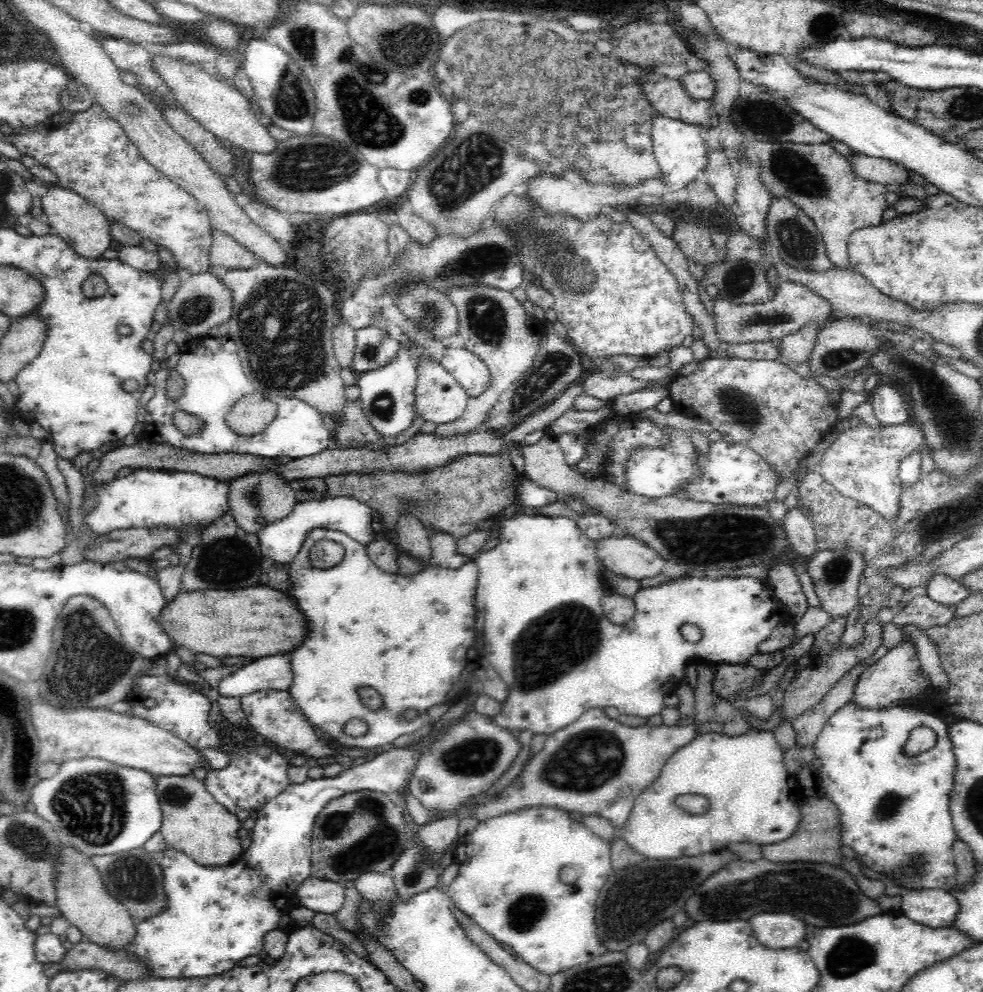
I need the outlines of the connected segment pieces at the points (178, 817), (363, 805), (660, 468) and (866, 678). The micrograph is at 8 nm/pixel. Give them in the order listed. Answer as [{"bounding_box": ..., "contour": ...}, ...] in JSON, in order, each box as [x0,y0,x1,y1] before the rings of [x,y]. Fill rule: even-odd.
[{"bounding_box":[156,776,243,867],"contour":[[[158,776],[156,795],[163,808],[160,832],[167,848],[176,849],[188,855],[200,866],[225,867],[240,858],[243,848],[240,845],[243,833],[236,813],[220,804],[208,792],[204,781],[192,776]]]},{"bounding_box":[311,789,413,884],"contour":[[[360,789],[329,800],[313,824],[311,876],[345,884],[368,872],[391,869],[404,850],[412,846],[413,836],[406,832],[402,813],[403,807],[393,796],[378,791]]]},{"bounding_box":[624,429,694,499],"contour":[[[678,429],[671,430],[672,445],[666,450],[640,450],[635,451],[635,458],[630,460],[627,468],[627,487],[624,491],[646,497],[657,499],[672,494],[672,489],[676,485],[684,484],[688,481],[690,474],[694,472],[692,463],[693,446],[690,438],[691,431]]]},{"bounding_box":[848,633,931,709],"contour":[[[903,633],[901,643],[889,648],[887,653],[878,659],[872,666],[866,667],[861,673],[860,679],[856,682],[856,688],[852,692],[852,698],[848,703],[860,706],[866,706],[868,709],[878,708],[890,704],[895,700],[904,700],[905,698],[917,699],[924,685],[930,685],[931,681],[924,675],[918,675],[920,670],[920,661],[916,655],[916,645],[914,638]]]}]

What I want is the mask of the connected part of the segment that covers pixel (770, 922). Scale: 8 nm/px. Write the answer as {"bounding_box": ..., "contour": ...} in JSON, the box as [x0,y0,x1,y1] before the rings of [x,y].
{"bounding_box":[748,912,806,949],"contour":[[[760,912],[748,922],[760,944],[772,949],[797,947],[806,934],[806,924],[791,913]]]}

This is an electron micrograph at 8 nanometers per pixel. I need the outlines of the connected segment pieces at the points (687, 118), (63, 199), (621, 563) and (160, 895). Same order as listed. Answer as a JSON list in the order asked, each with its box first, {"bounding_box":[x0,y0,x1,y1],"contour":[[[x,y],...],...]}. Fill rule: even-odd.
[{"bounding_box":[641,72,710,124],"contour":[[[648,72],[641,87],[647,99],[652,101],[654,110],[658,110],[661,116],[680,120],[686,124],[709,123],[710,101],[692,97],[678,78],[666,78]]]},{"bounding_box":[40,185,112,258],"contour":[[[47,185],[47,193],[40,197],[42,209],[48,217],[53,234],[60,236],[72,250],[84,258],[100,258],[112,244],[111,225],[109,220],[92,204],[88,203],[77,192],[56,186]]]},{"bounding_box":[595,532,665,580],"contour":[[[616,532],[610,538],[606,538],[602,542],[595,542],[595,544],[597,560],[602,561],[604,566],[614,574],[634,580],[642,580],[642,578],[656,576],[664,568],[665,560],[655,550],[646,547],[640,540],[630,535],[621,536],[619,532]]]},{"bounding_box":[90,848,165,925],"contour":[[[143,848],[142,850],[132,849],[132,852],[92,856],[90,859],[96,865],[102,883],[112,899],[122,904],[130,912],[134,925],[140,924],[142,920],[148,920],[149,917],[165,909],[164,880],[161,866],[158,862],[154,862],[150,858],[150,854],[144,852]],[[136,856],[142,856],[142,860],[138,860]]]}]

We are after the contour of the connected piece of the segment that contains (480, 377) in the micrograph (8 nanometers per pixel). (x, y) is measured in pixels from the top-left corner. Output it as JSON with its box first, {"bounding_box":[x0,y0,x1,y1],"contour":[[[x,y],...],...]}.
{"bounding_box":[440,346,490,398],"contour":[[[446,346],[440,362],[464,387],[469,398],[481,396],[490,384],[490,373],[484,361],[464,346]]]}

